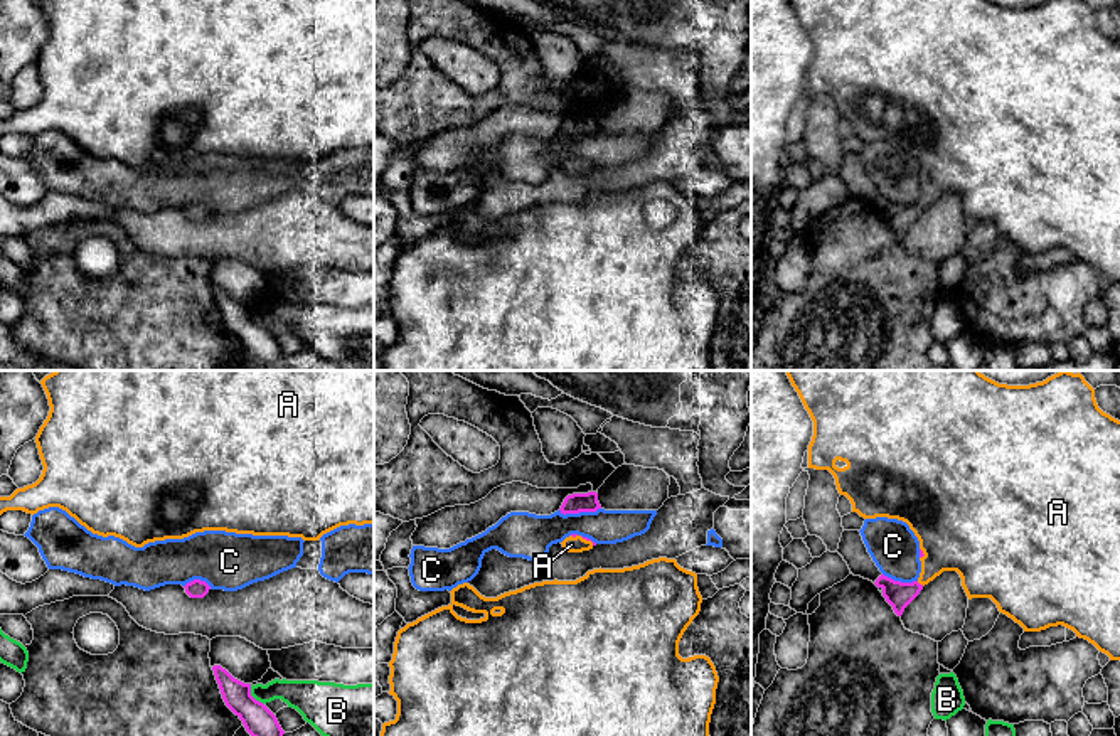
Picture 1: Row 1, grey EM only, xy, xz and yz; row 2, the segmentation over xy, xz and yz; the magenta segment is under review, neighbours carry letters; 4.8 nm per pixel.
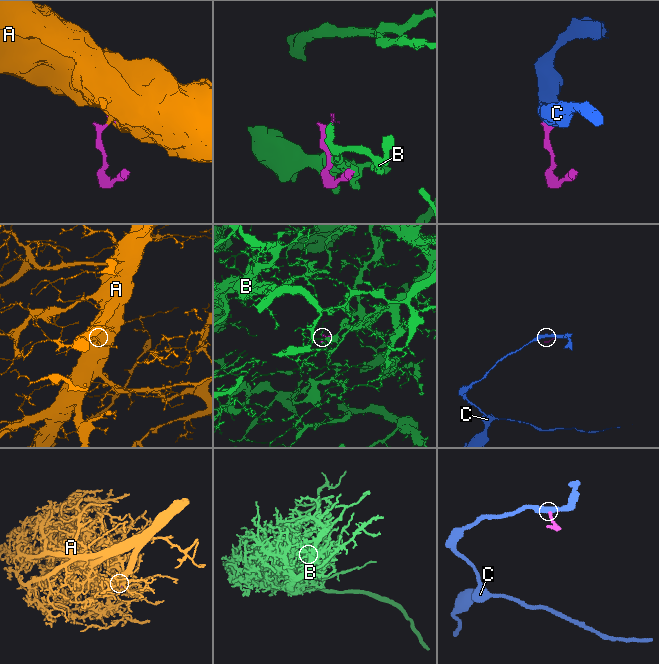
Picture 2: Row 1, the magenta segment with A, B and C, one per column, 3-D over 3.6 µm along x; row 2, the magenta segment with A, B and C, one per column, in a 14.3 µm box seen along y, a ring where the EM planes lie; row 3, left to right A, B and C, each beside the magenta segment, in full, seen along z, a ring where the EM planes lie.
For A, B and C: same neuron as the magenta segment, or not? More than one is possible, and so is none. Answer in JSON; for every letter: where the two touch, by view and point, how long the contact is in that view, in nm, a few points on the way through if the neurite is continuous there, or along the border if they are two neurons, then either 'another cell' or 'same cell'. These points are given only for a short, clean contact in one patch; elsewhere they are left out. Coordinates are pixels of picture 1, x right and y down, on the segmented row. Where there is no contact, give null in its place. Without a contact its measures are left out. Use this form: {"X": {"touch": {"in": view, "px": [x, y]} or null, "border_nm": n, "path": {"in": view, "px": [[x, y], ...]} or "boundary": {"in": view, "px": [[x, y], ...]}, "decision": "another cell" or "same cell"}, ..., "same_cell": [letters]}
{"A": {"touch": {"in": "yz", "px": [918, 583]}, "border_nm": 40, "decision": "same cell"}, "B": {"touch": {"in": "xy", "px": [251, 696]}, "border_nm": 120, "decision": "another cell"}, "C": {"touch": {"in": "xz", "px": [580, 511]}, "border_nm": 200, "decision": "another cell"}, "same_cell": ["A"]}

